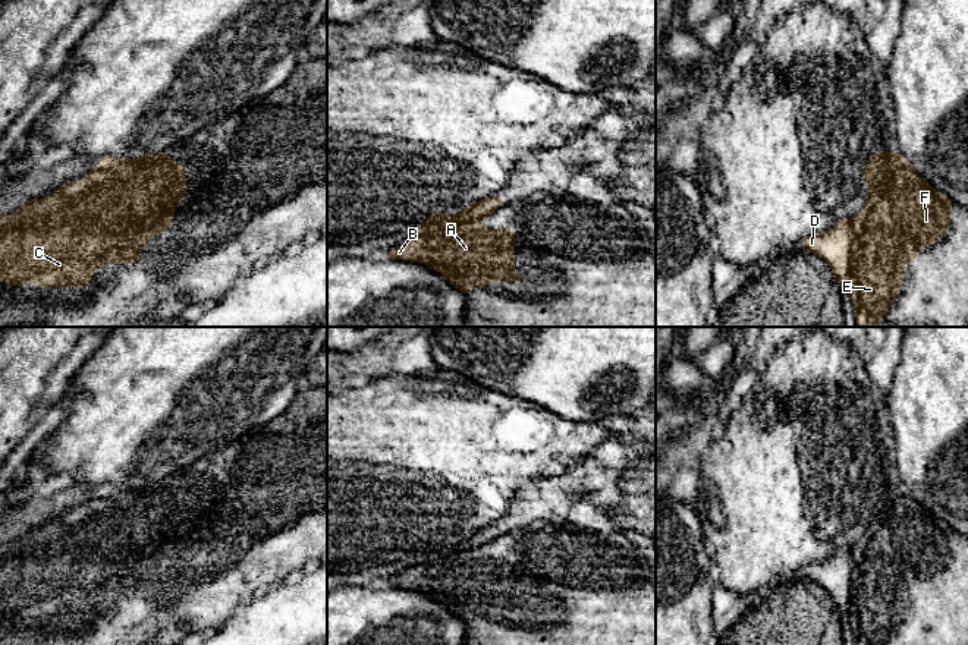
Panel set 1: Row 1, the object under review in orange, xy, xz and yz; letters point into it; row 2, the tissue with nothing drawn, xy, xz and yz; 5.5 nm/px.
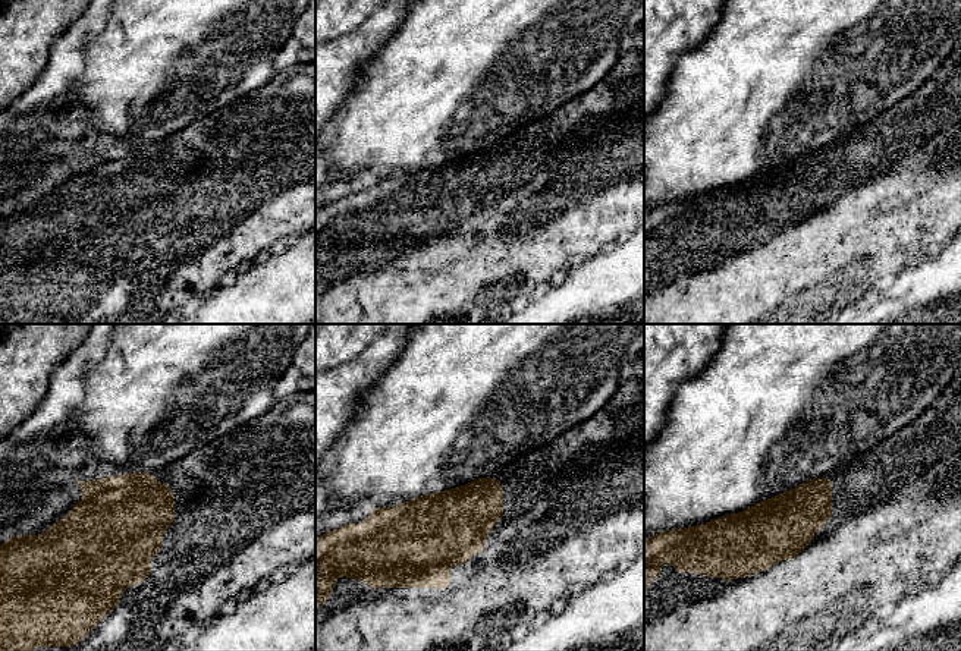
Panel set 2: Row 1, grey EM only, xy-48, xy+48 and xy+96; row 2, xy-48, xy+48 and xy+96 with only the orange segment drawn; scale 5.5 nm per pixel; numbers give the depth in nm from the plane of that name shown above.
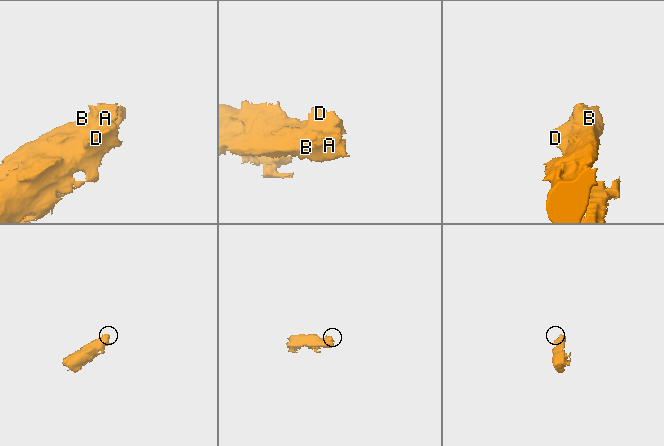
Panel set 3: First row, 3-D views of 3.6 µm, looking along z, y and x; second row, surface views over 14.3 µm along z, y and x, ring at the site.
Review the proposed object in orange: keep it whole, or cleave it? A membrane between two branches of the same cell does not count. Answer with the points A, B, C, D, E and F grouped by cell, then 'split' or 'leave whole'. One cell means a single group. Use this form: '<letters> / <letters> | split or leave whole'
A F / B C D E | split

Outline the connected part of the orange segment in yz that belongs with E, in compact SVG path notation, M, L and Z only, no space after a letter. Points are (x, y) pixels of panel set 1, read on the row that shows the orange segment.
M857 217L837 221L798 246L823 258L842 292L848 292L857 327L876 327L887 315L903 286L905 235L899 224L874 223L879 232L862 233Z

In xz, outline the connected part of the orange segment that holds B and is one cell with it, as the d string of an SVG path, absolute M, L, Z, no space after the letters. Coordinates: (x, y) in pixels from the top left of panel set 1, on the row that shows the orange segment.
M427 218L421 226L414 229L412 239L406 240L402 246L395 246L383 257L392 259L403 259L412 262L427 264L427 259L433 255L433 243L430 240L418 240L418 236L428 235L430 220Z

